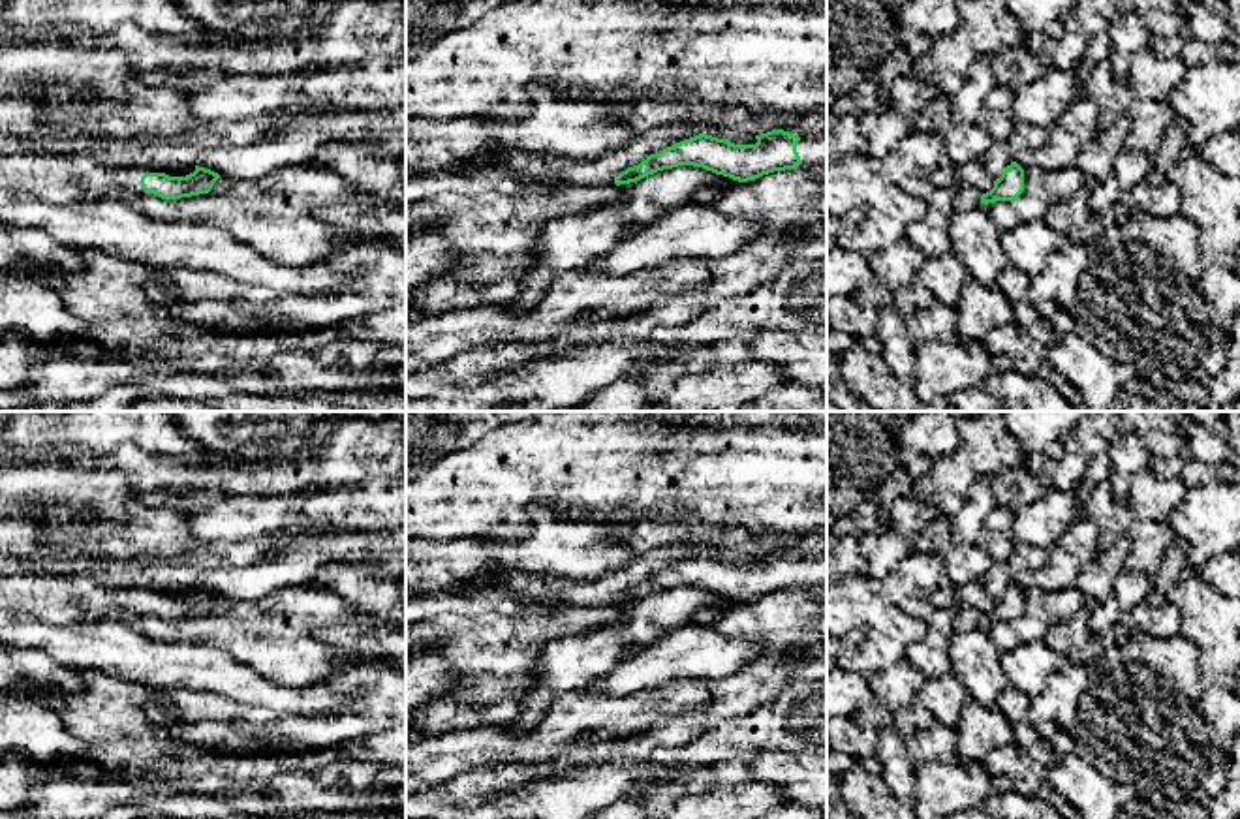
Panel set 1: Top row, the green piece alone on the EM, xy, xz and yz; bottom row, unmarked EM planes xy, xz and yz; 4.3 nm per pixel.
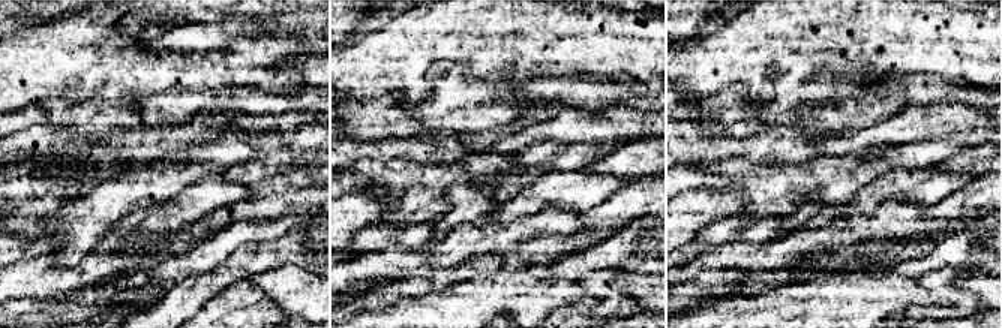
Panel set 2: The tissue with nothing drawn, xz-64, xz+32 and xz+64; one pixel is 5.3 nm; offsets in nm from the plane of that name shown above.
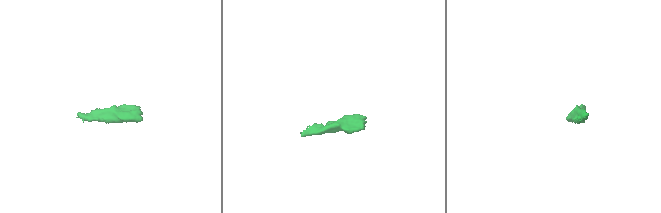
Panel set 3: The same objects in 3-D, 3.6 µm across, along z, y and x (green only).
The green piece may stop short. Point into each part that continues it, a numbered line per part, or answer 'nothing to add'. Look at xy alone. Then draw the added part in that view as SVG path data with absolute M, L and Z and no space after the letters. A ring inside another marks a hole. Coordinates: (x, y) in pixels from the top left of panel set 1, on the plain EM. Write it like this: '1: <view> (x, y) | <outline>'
1: xy (57, 600) | M11 575L0 577L0 610L36 616L47 624L90 626L115 612L145 614L141 597L160 594L141 584L113 586L96 575Z

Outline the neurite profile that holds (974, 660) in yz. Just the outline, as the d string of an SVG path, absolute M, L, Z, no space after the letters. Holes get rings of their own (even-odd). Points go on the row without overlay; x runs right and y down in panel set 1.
M981 624L969 631L953 631L947 644L949 672L979 704L994 708L1007 688L1000 652Z

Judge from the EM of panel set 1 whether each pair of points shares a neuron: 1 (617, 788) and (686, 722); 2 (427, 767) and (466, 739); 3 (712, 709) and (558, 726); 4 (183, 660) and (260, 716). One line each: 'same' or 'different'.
1: different
2: same
3: different
4: different

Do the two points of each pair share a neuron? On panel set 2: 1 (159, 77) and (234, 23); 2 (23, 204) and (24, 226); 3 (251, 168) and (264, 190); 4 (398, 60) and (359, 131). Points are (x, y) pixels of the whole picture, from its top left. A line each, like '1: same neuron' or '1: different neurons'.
1: same neuron
2: same neuron
3: same neuron
4: different neurons

